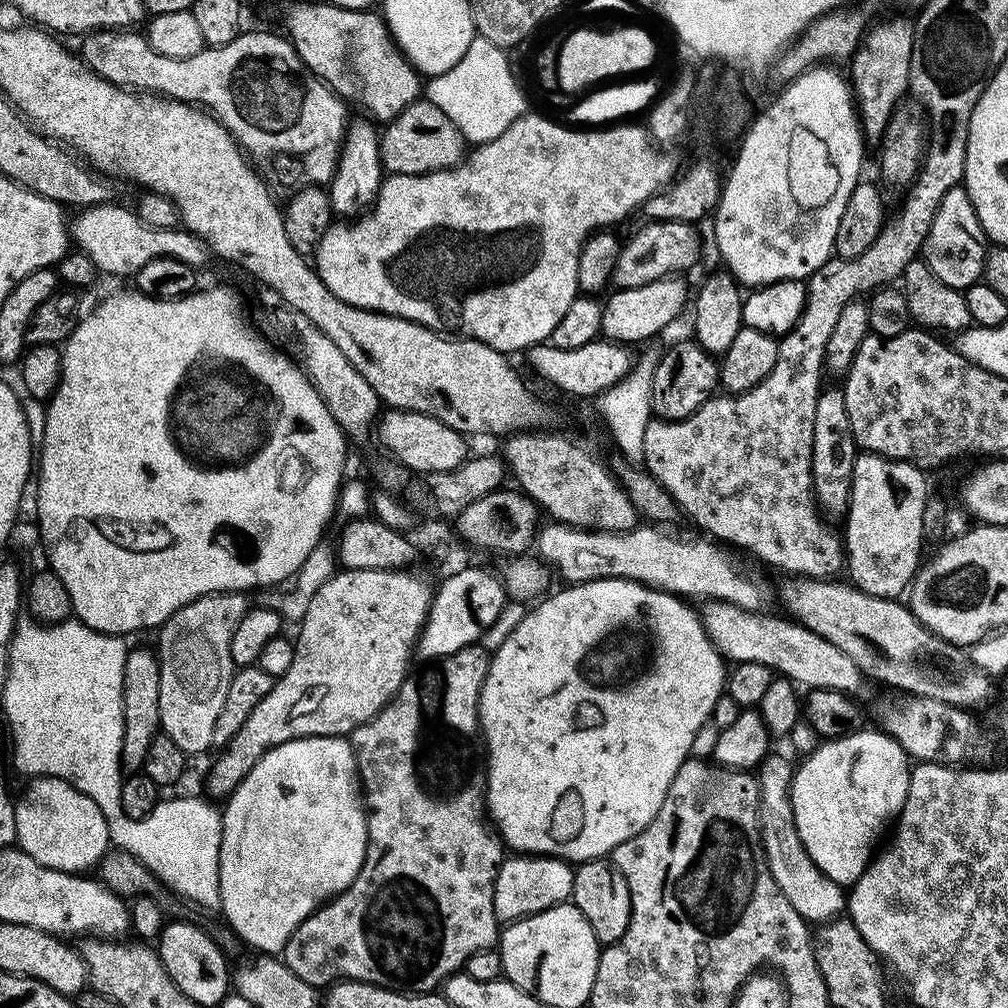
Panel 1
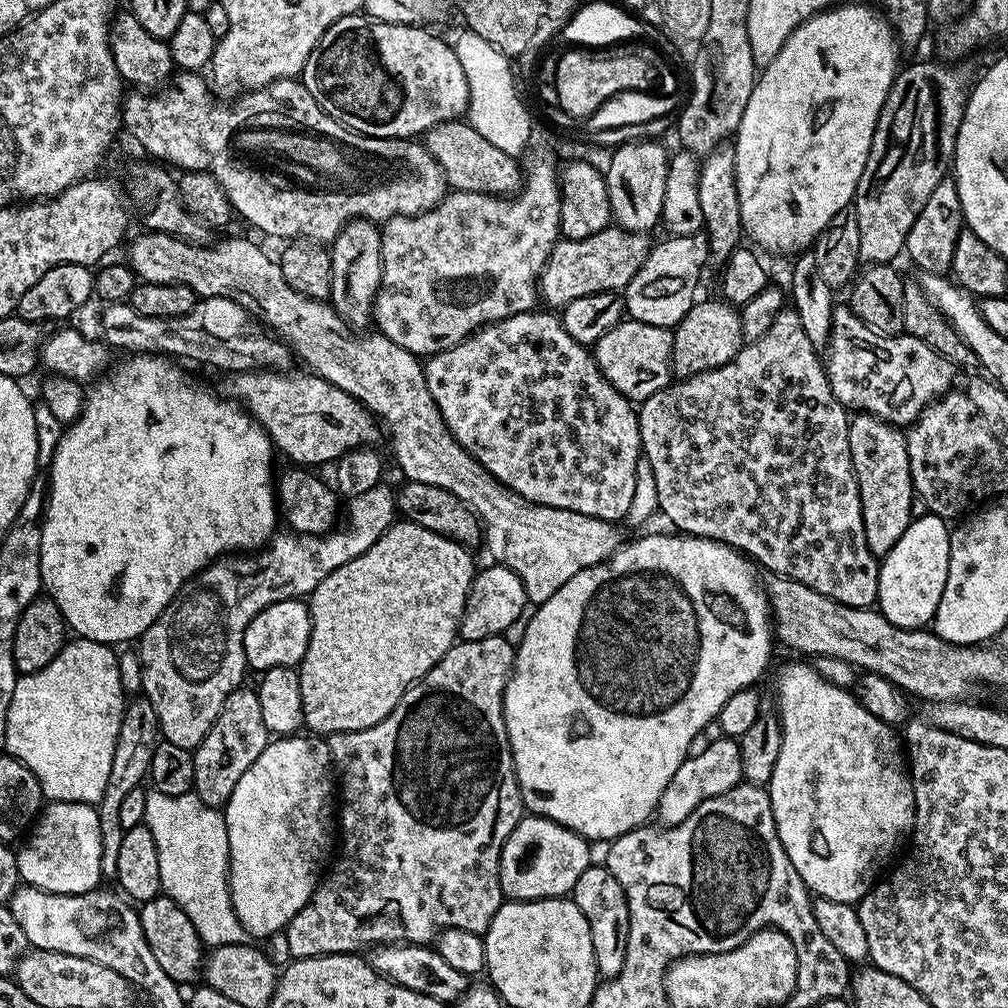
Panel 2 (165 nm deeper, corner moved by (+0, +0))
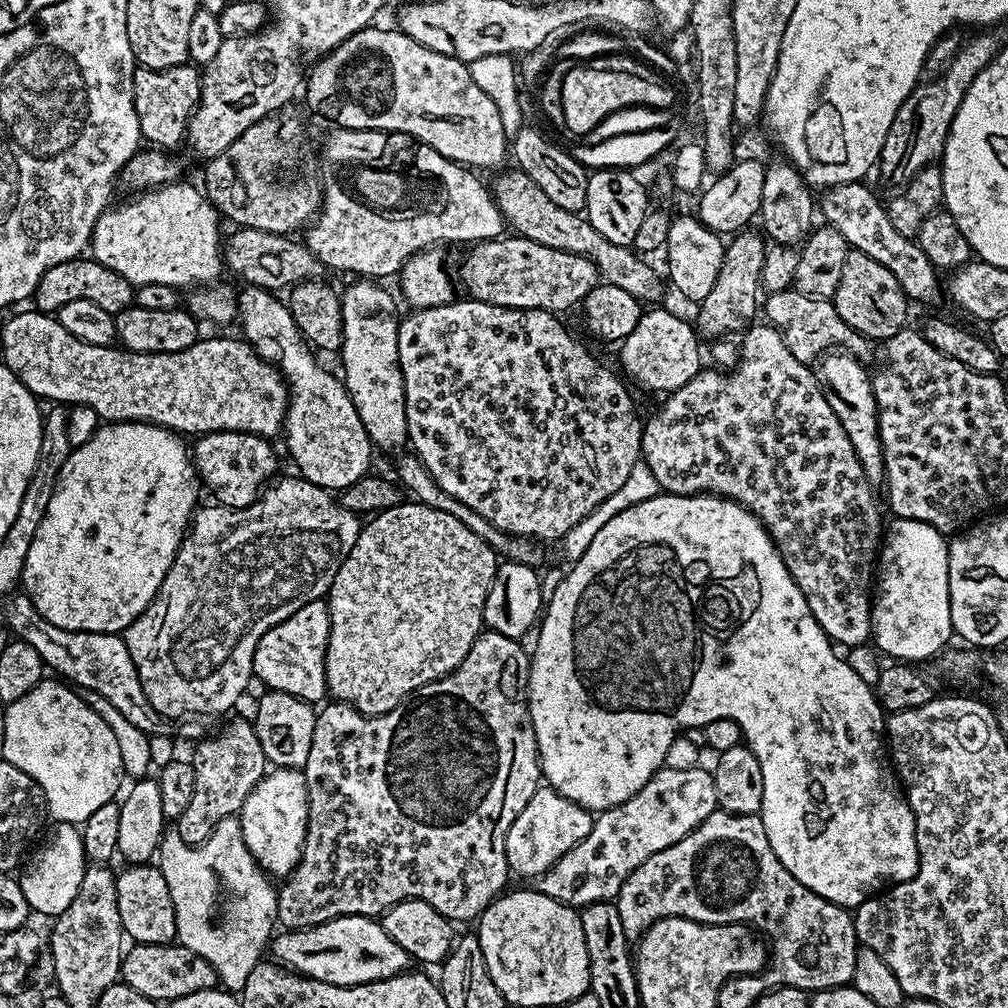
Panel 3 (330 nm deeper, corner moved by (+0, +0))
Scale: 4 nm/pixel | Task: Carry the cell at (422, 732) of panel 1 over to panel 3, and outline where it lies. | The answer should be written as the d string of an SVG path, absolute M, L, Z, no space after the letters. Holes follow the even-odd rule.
M484 630L470 646L466 658L462 658L462 662L453 672L440 677L439 680L423 684L411 693L403 704L394 706L394 710L386 714L365 716L352 705L339 702L325 703L325 708L321 707L317 711L310 758L306 758L302 769L308 787L308 825L302 858L291 876L279 885L276 893L276 919L281 929L313 928L322 922L330 922L343 916L379 918L384 915L386 909L403 900L419 899L426 902L434 906L438 914L453 922L475 921L492 905L492 901L509 887L510 869L504 845L506 834L514 818L522 814L526 802L534 798L536 789L542 784L538 742L528 709L529 667L529 653L522 650L519 640L506 638L506 634Z

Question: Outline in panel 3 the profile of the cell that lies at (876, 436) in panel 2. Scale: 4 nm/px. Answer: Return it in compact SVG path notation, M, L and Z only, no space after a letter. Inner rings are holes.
M836 350L819 361L818 379L823 387L826 402L830 402L830 410L838 414L838 422L842 422L842 430L846 430L846 438L850 438L858 454L858 462L862 462L862 470L866 470L869 480L880 482L884 479L884 447L880 441L880 411L874 398L872 376L864 368L867 367L855 356L844 350Z

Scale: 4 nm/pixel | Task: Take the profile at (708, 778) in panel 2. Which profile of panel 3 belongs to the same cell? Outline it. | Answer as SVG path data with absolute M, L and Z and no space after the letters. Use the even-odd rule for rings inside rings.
M665 766L653 774L650 782L646 782L646 786L638 790L638 794L634 794L618 806L607 808L605 812L599 813L592 821L590 834L586 834L586 838L582 838L582 842L578 842L574 850L562 854L562 858L558 858L558 862L554 862L550 870L546 870L538 877L534 884L535 891L555 900L561 900L577 910L584 909L587 904L597 904L603 900L615 901L617 894L622 890L622 882L630 878L635 868L642 866L646 858L686 838L686 834L693 832L711 812L717 811L717 808L715 778L708 768L697 766L686 770L674 770Z

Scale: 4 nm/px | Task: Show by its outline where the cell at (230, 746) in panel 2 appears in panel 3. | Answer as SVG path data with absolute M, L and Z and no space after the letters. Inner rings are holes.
M251 719L230 721L217 736L212 734L201 739L195 748L196 753L190 756L190 763L194 766L194 798L190 798L190 806L186 806L185 812L174 824L174 830L179 833L182 842L187 844L206 842L206 838L210 838L210 834L214 834L214 830L218 826L218 822L222 822L222 818L236 816L240 807L246 802L246 798L250 798L254 786L258 786L260 779L266 775L262 742L258 742L258 734Z

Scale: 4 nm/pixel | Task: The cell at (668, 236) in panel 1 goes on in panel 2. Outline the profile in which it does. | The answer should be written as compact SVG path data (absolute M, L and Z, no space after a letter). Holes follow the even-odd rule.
M609 226L581 240L557 240L546 266L540 272L538 292L549 309L562 310L574 298L586 298L595 292L623 293L638 274L650 251L649 237L642 232L627 232L619 226Z

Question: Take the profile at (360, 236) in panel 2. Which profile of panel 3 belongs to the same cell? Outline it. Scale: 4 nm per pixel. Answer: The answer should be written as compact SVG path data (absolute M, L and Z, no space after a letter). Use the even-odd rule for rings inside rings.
M360 278L348 289L343 289L340 305L342 306L342 342L338 359L344 363L342 381L348 388L349 396L356 404L358 416L366 428L373 445L384 452L392 452L409 443L408 419L404 405L404 375L400 369L398 358L398 330L400 329L401 313L396 313L397 297L383 288L383 283L372 278Z

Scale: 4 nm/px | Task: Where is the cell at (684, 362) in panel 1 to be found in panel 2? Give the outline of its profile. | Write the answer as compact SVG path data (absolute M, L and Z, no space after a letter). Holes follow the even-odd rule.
M701 299L693 304L672 332L672 374L676 380L726 366L726 362L733 360L746 343L739 311L723 299L715 299Z

